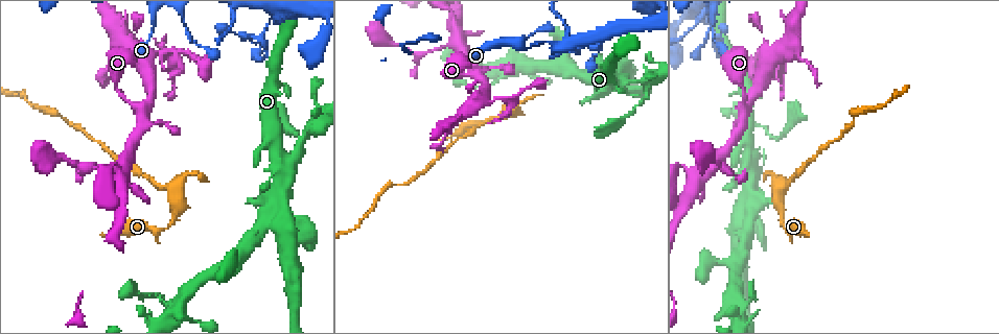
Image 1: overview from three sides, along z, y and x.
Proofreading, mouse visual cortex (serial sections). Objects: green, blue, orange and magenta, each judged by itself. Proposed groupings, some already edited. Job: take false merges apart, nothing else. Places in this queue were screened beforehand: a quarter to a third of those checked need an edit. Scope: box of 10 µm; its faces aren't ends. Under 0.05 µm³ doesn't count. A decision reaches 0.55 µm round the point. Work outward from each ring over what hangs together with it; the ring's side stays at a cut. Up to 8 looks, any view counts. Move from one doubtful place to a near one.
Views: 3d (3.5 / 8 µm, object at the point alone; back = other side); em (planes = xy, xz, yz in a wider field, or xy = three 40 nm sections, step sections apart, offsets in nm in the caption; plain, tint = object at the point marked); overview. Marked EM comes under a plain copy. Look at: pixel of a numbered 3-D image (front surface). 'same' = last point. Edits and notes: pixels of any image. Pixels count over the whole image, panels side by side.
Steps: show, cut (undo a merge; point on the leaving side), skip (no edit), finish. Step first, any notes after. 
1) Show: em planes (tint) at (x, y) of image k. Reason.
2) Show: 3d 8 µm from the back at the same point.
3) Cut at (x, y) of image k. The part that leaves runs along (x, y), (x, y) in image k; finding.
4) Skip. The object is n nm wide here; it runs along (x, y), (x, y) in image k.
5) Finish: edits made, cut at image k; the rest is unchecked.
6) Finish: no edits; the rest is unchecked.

Show: 3d 3.5 µm at (276, 205) of image 1.

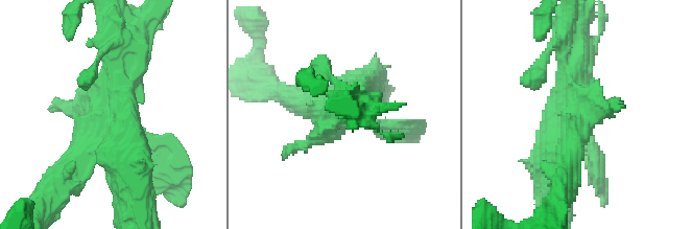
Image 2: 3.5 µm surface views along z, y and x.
Show: em xy step 2 (tint) at (575, 112) of image 2.

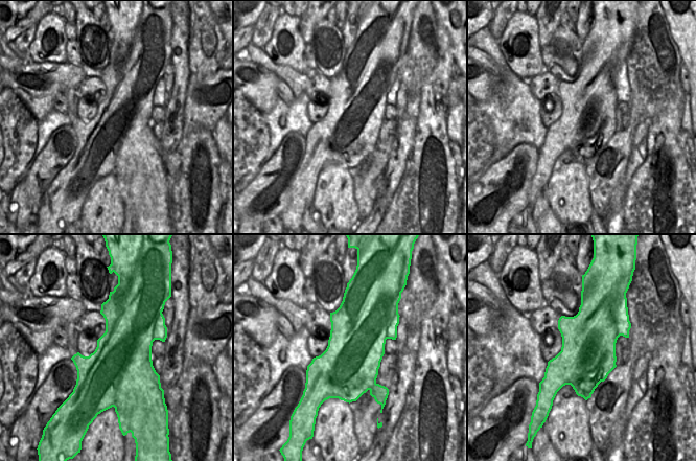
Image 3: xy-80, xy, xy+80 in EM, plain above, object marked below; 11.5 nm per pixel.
Cut at (593, 167) of image 2. A second cell is stuck on.

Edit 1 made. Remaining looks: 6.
Show: overview. Redraw.

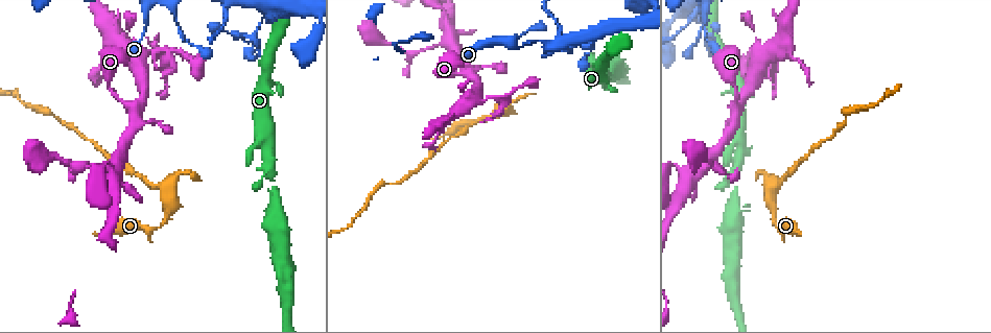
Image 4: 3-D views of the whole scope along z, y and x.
Show: 3d 3.5 µm from the back at (772, 221) of image 4. Calibre changes.

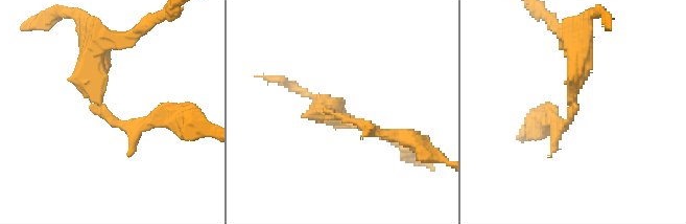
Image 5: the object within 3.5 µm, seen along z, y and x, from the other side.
Show: em xy step 5 (tint) at (334, 114) of image 5. The arms are 150, 400 nm wide.

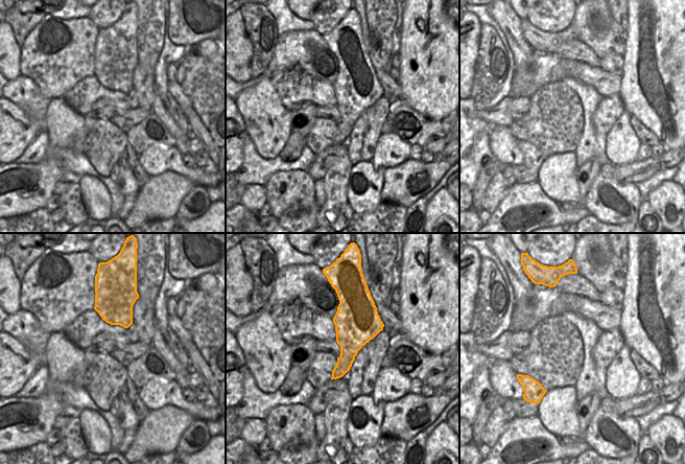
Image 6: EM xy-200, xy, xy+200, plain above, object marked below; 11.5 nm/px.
Cut at (571, 72) of image 5. The object is 400 nm wide here; the part that leaves runs along (572, 99), (577, 51), (557, 28) in image 5; a second cell is stuck on.

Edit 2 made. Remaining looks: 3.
Show: 3d 8 µm at (738, 109) of image 4. Two arms in line, one across.

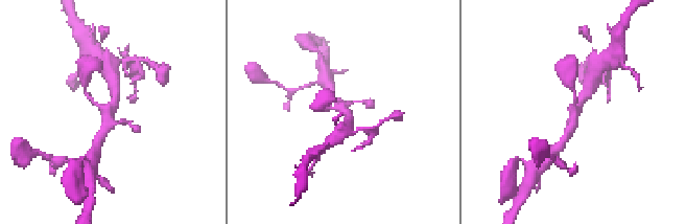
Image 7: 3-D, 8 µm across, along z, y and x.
Show: em xy step 3 (tint) at the same point. Shape alone is not enough.

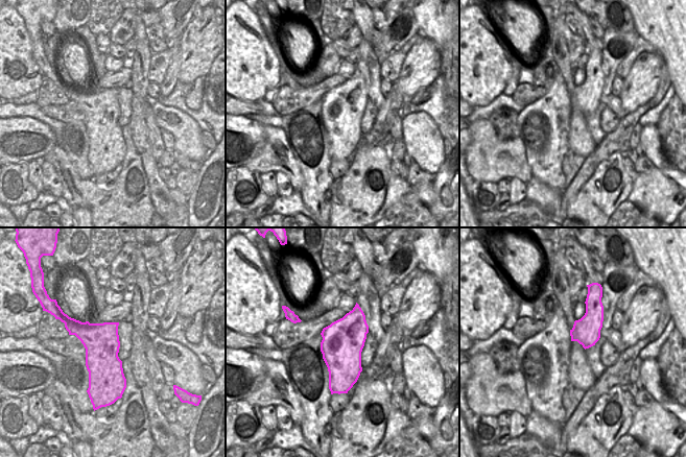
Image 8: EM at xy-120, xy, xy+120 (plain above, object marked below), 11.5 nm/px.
Skip. It runs along (85, 89), (108, 112), (98, 137) in image 7; continuous, no second cell.

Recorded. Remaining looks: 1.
Finish: edits made, cut at image 2, cut at image 5; the rest is unchecked.

